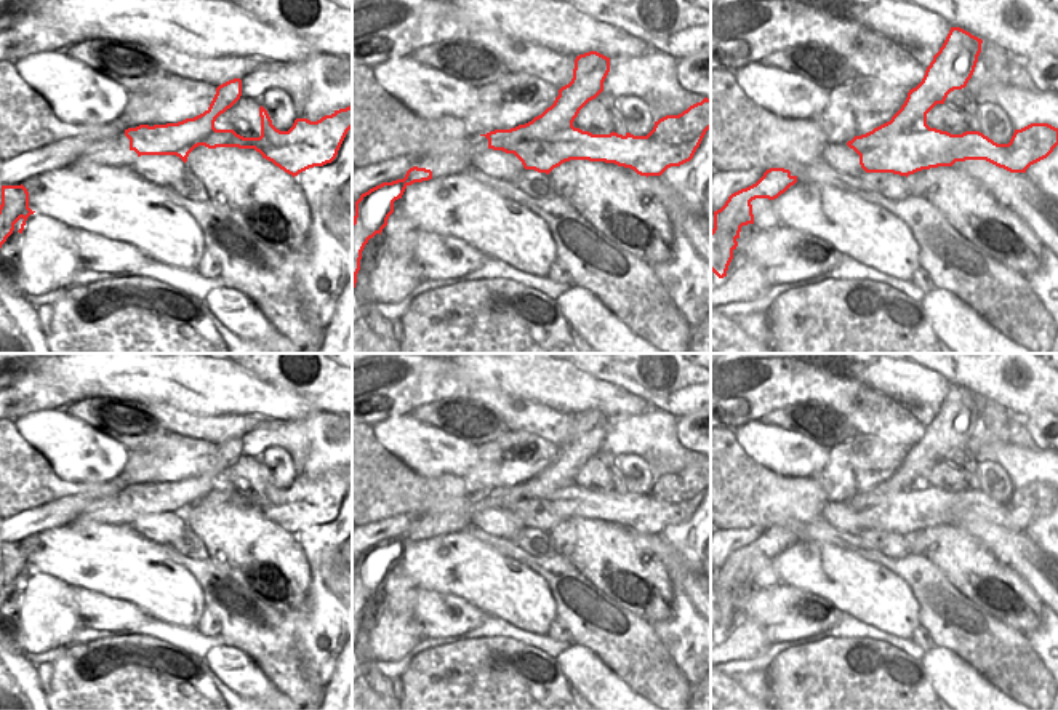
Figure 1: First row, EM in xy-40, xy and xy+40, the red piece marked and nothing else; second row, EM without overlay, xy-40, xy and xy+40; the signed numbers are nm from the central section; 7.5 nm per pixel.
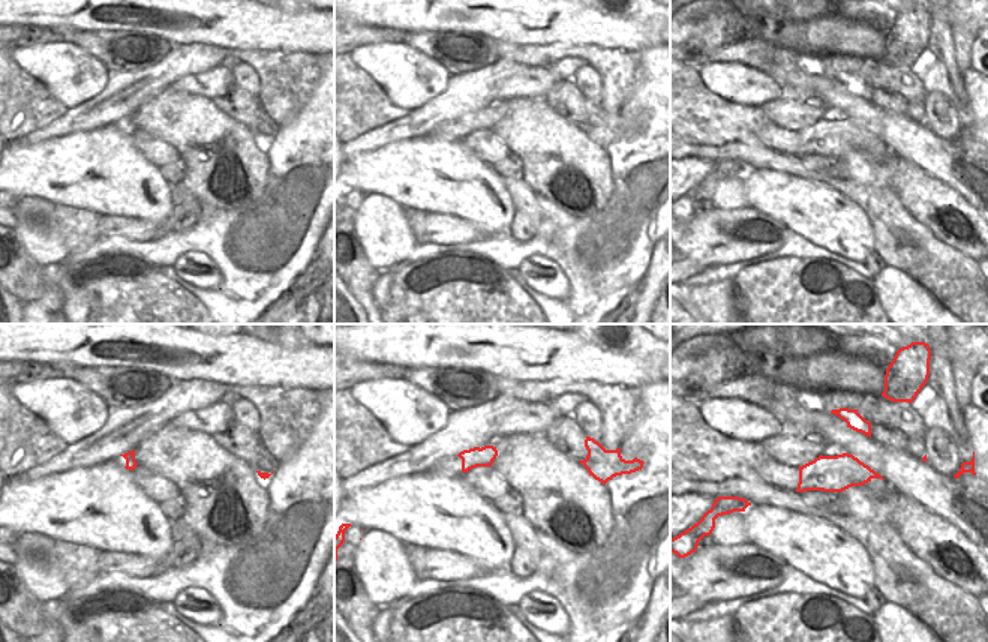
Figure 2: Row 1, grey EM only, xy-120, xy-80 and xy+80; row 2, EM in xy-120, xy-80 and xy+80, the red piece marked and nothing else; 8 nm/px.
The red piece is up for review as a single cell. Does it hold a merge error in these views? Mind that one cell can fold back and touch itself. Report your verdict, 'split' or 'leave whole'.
split

